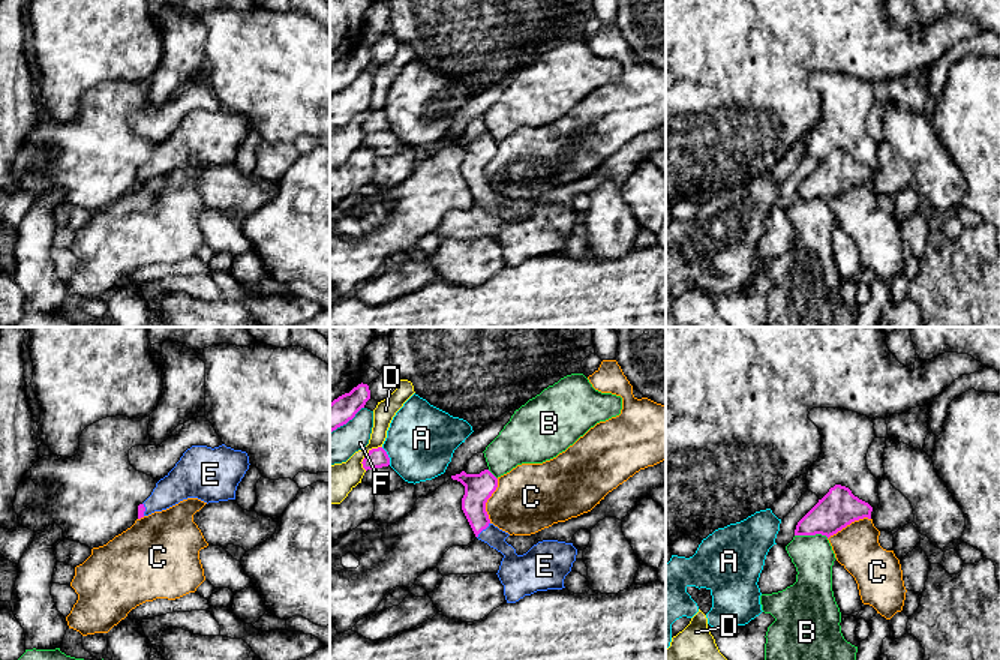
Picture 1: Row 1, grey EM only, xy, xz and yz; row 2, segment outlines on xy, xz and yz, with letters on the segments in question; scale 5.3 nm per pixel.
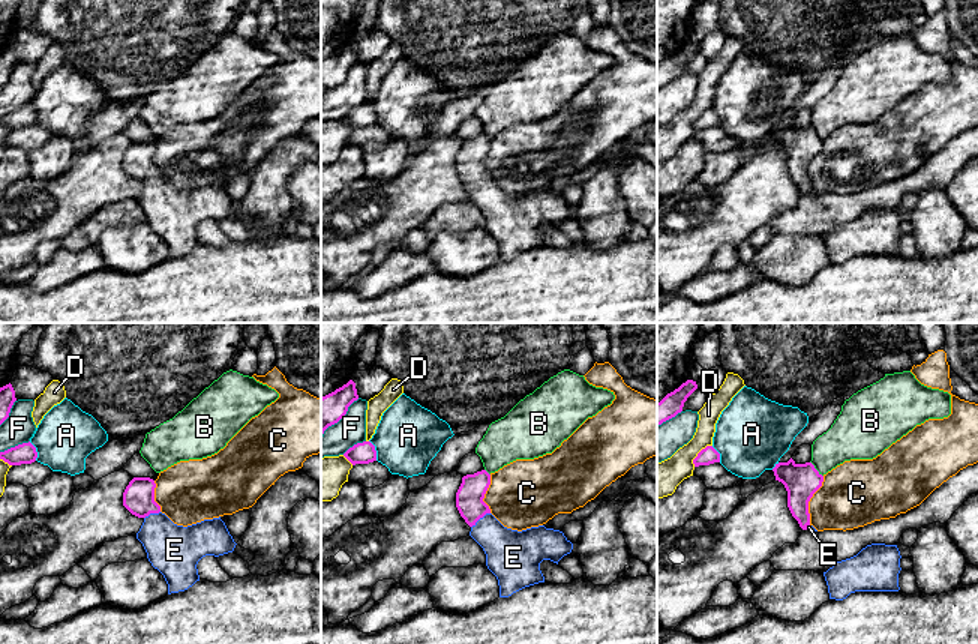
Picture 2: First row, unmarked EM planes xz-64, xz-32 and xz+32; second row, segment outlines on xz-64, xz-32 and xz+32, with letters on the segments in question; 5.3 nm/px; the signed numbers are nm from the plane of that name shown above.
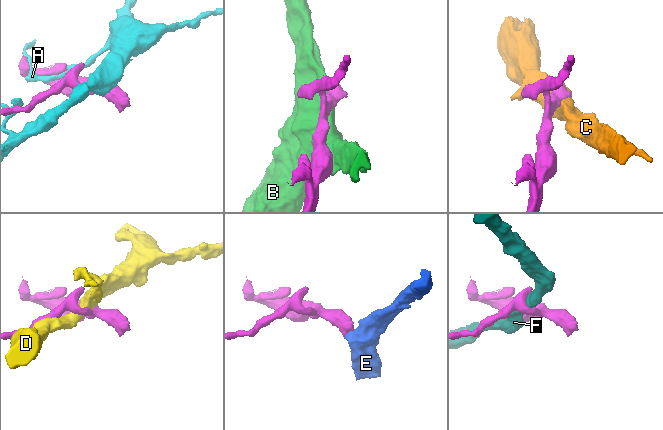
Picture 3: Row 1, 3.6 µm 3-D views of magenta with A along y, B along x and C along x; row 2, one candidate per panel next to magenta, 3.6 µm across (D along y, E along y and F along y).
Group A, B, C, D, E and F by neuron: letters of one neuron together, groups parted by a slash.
A / B / C / D / E / F

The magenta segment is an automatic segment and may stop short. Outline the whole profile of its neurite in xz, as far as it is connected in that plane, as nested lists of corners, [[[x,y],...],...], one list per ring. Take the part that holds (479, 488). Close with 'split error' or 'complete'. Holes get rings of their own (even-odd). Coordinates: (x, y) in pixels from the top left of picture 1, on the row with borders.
[[[484,470],[480,474],[451,476],[465,486],[462,510],[475,537],[504,555],[498,578],[504,585],[507,603],[516,603],[537,591],[562,590],[565,576],[571,572],[577,549],[573,543],[543,540],[526,554],[517,555],[505,542],[508,532],[495,526],[486,512],[486,502],[498,488],[498,478]]] | split error

